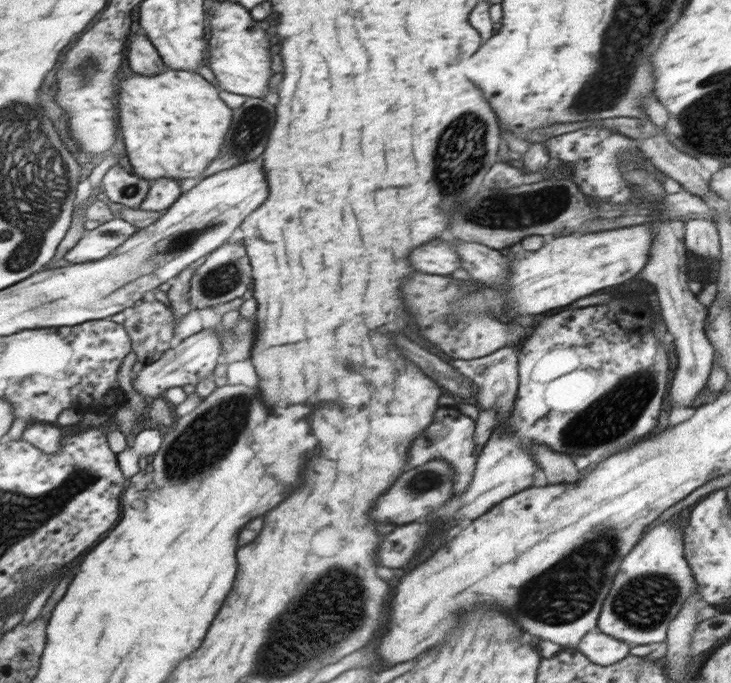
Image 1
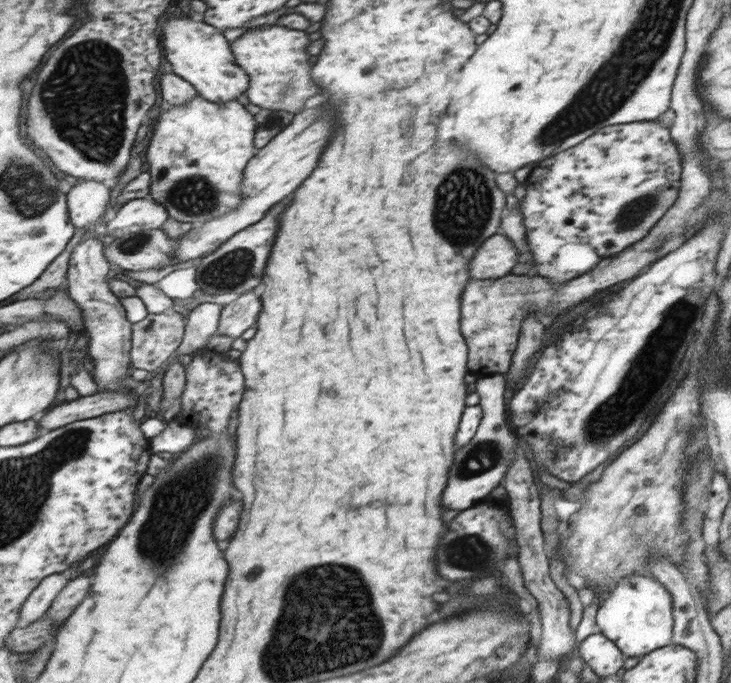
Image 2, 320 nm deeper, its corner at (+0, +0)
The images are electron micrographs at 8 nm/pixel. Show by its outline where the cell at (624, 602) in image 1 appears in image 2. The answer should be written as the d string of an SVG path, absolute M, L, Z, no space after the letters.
M630 575L622 577L620 583L608 592L599 605L597 625L602 634L612 640L625 658L644 657L650 652L672 644L673 604L670 593L653 577Z

